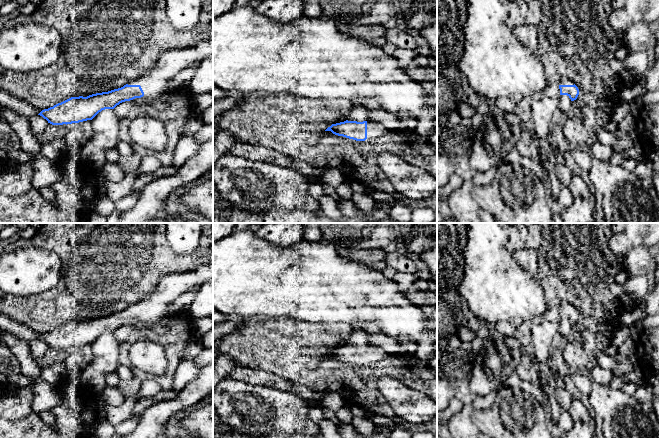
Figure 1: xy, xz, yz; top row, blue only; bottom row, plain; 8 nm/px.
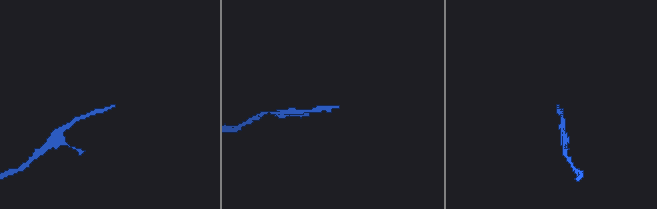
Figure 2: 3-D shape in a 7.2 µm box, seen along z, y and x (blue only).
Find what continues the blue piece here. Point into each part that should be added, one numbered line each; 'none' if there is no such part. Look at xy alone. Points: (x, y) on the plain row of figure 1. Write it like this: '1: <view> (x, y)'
1: xy (156, 302)

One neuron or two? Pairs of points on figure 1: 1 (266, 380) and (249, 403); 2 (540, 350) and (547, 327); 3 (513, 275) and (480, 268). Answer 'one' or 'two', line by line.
1: two
2: one
3: one

